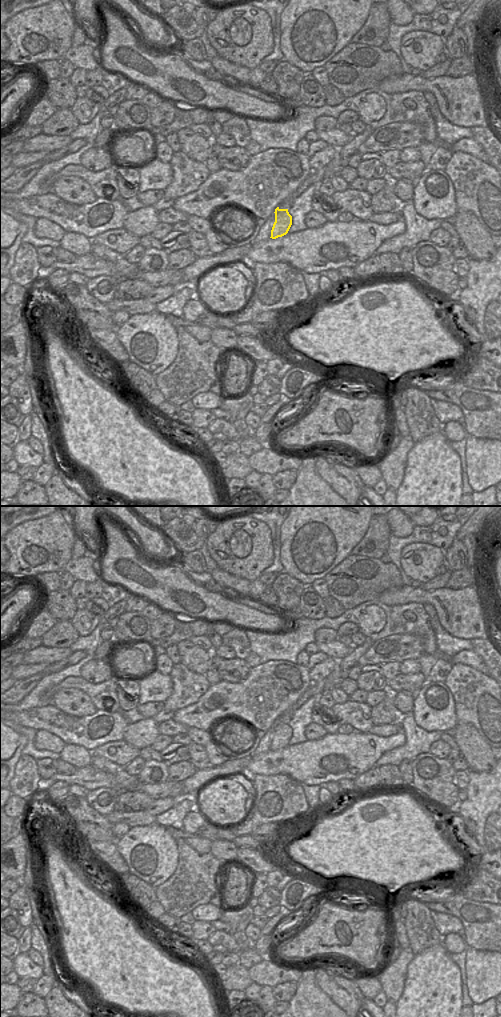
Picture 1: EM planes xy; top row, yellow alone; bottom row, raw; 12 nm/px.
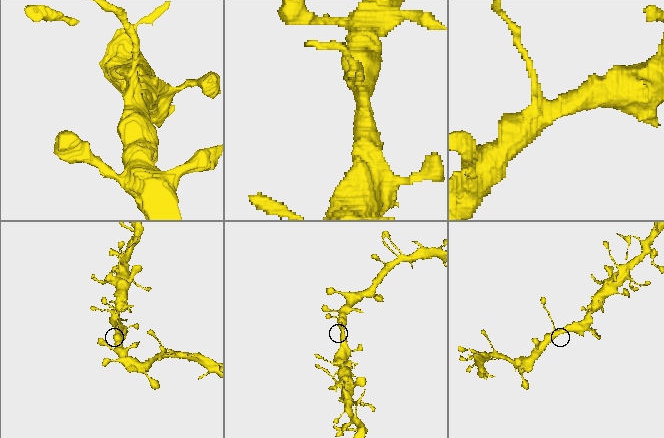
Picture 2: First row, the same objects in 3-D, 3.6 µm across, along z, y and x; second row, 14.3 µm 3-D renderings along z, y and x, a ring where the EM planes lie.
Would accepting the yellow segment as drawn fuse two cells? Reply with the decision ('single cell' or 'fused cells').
single cell

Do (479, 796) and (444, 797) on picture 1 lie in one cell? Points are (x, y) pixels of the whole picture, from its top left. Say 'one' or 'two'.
two

